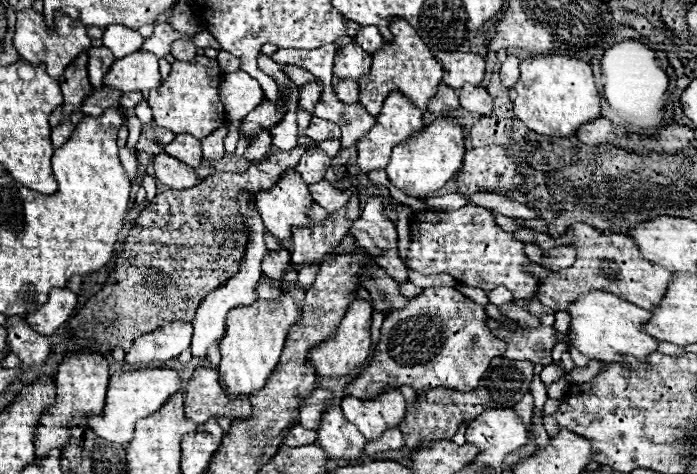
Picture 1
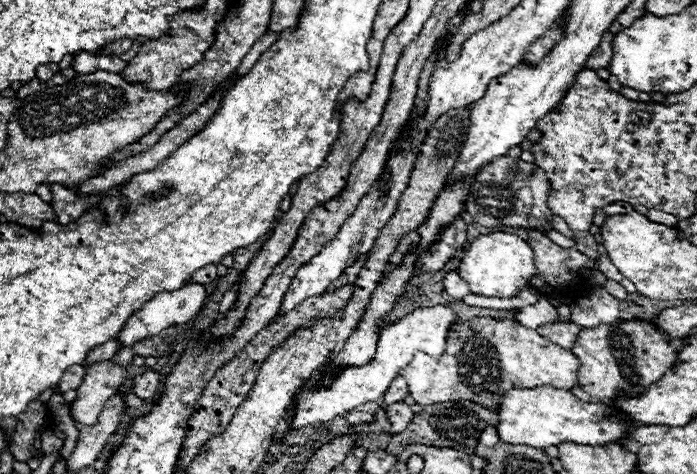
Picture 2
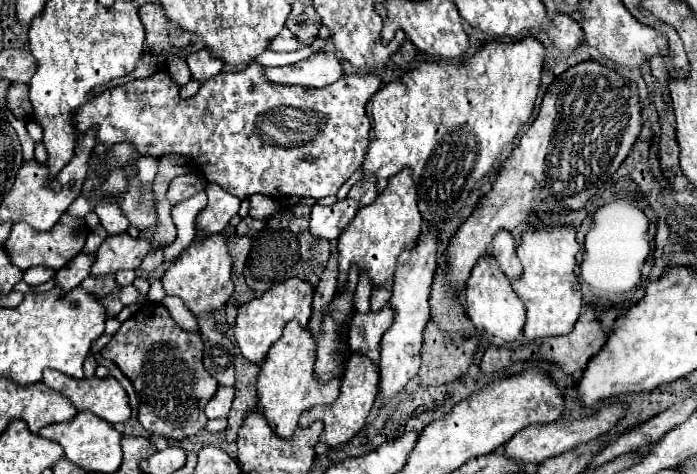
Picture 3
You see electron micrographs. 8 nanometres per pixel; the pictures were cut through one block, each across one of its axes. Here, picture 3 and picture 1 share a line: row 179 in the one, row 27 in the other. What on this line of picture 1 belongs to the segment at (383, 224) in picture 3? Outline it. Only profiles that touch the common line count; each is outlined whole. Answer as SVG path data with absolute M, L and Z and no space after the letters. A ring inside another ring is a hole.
M394 20L390 24L390 30L394 34L394 40L390 44L384 44L374 56L372 56L372 68L370 74L360 78L360 104L372 114L378 116L382 110L382 104L390 92L400 92L408 100L412 100L414 106L420 110L426 110L428 102L434 98L440 82L442 82L442 66L434 60L430 48L422 42L418 32L406 22L406 20Z

